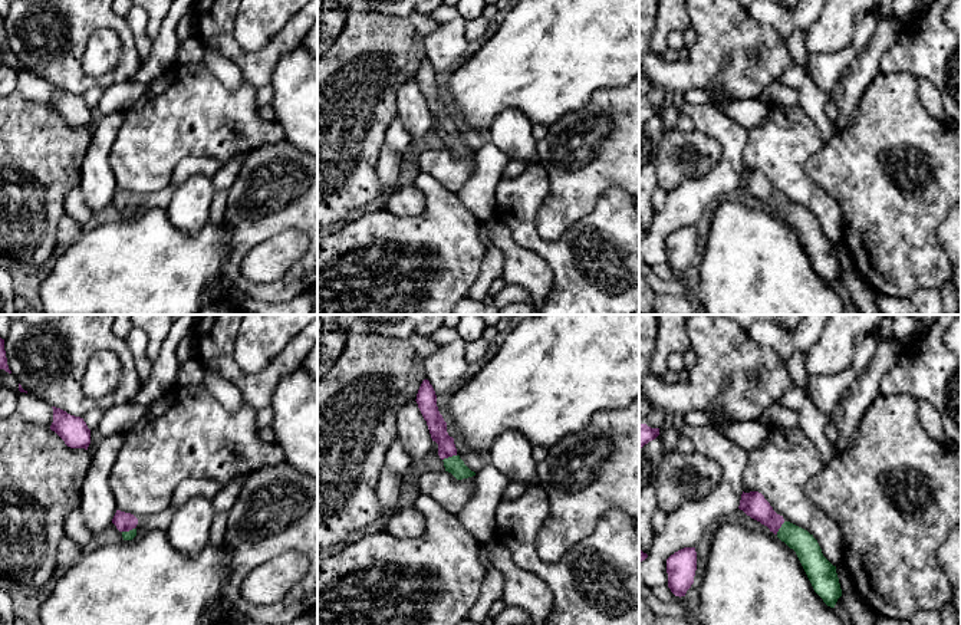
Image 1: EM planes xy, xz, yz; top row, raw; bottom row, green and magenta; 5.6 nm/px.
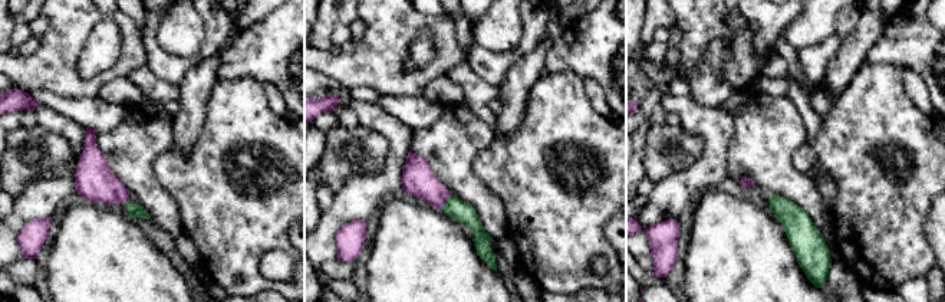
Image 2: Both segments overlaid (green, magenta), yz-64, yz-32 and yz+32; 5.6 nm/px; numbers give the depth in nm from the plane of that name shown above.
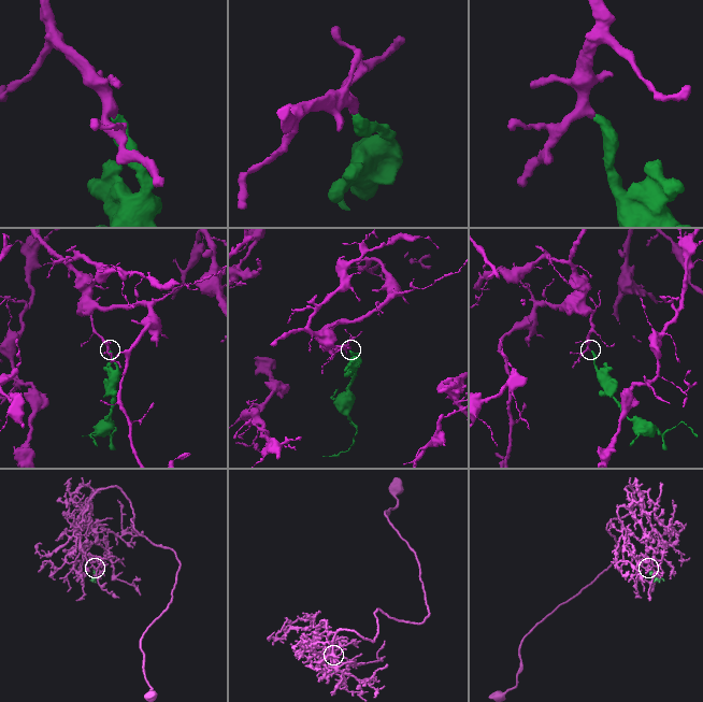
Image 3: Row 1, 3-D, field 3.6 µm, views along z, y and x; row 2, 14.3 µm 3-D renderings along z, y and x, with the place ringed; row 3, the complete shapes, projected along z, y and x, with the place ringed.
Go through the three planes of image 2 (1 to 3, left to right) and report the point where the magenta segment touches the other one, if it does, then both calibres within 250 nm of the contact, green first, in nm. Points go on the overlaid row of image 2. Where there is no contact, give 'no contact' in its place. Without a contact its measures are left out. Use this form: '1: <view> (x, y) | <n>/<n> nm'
1: yz-64 (125, 203) | 80/220 nm
2: yz-32 (445, 202) | 120/190 nm
3: no contact

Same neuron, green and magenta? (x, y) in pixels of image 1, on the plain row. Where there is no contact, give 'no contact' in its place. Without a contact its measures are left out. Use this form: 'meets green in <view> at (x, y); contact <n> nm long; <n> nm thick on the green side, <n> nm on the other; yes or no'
meets green in xz at (448, 135); contact 90 nm long; 100 nm thick on the green side, 100 nm on the other; yes

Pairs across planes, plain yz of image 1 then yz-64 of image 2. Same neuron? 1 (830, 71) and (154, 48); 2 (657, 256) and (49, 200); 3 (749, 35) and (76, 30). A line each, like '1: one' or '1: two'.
1: one
2: one
3: one

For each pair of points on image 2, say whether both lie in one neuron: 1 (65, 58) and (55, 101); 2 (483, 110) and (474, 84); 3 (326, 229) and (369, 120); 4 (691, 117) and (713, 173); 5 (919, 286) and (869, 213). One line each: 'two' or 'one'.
1: two
2: one
3: one
4: one
5: two

